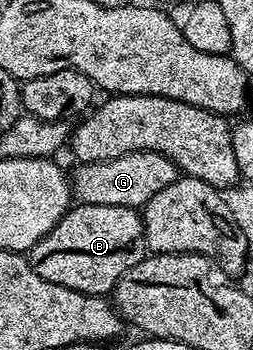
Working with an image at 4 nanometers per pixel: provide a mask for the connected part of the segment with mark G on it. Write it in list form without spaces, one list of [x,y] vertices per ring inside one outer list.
[[[138,149],[120,157],[97,163],[83,163],[79,170],[70,174],[71,191],[76,202],[84,205],[104,205],[105,207],[129,207],[142,210],[143,206],[157,195],[157,191],[165,191],[169,183],[173,183],[181,175],[174,163],[157,151]]]

